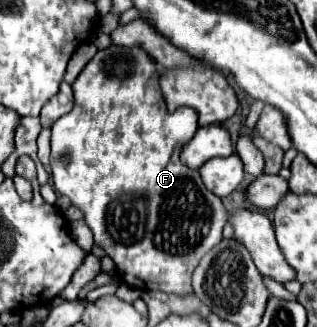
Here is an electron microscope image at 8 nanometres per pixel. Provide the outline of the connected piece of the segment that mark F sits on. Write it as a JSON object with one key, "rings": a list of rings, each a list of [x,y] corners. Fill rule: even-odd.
{"rings":[[[110,45],[102,51],[98,51],[88,65],[84,67],[84,71],[78,75],[78,79],[74,81],[72,89],[74,89],[74,109],[60,117],[54,127],[52,127],[52,157],[50,157],[50,167],[52,167],[52,183],[54,189],[60,195],[70,197],[72,205],[80,207],[84,211],[84,221],[88,223],[88,227],[94,233],[94,243],[100,245],[102,249],[106,249],[108,257],[112,257],[112,261],[116,263],[116,275],[120,279],[124,279],[126,285],[142,289],[142,291],[162,291],[162,293],[172,293],[172,295],[192,295],[192,271],[196,269],[198,261],[202,259],[204,253],[210,251],[212,245],[222,241],[222,227],[228,221],[230,213],[226,211],[226,207],[222,205],[220,197],[208,193],[208,189],[204,187],[204,183],[200,183],[200,173],[188,169],[186,165],[180,163],[178,159],[178,151],[180,147],[192,139],[192,135],[198,129],[198,113],[192,107],[178,107],[176,111],[168,111],[166,107],[166,99],[160,91],[158,85],[158,67],[156,61],[152,57],[148,57],[148,53],[142,47],[118,47],[118,45]]]}

